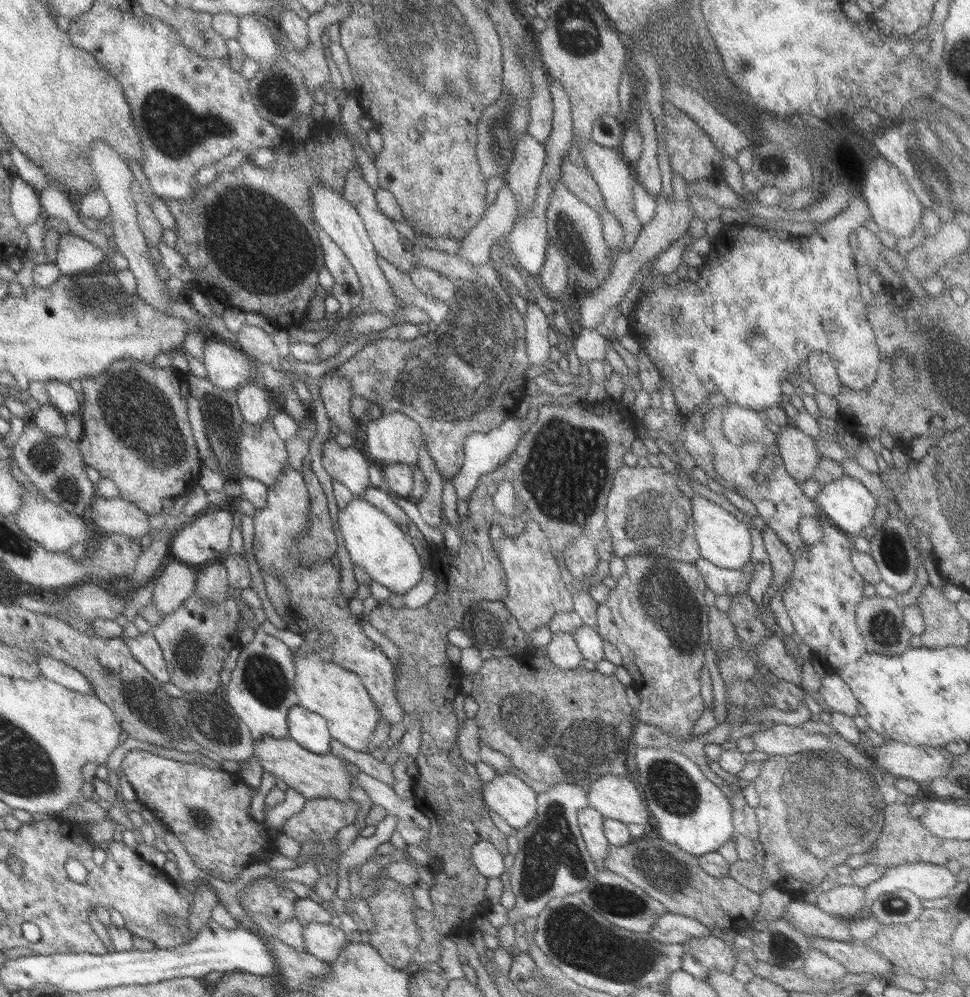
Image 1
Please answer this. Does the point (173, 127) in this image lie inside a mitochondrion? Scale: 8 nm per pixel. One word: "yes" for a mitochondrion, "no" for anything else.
yes

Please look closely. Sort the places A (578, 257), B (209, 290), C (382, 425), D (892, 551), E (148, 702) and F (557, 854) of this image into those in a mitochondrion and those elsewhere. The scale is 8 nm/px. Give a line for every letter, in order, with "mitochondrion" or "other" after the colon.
A: other
B: other
C: other
D: mitochondrion
E: mitochondrion
F: mitochondrion

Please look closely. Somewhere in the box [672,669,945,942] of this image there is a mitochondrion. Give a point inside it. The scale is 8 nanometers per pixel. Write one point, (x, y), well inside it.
(898, 906)

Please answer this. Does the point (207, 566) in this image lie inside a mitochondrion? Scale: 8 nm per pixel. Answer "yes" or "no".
no

